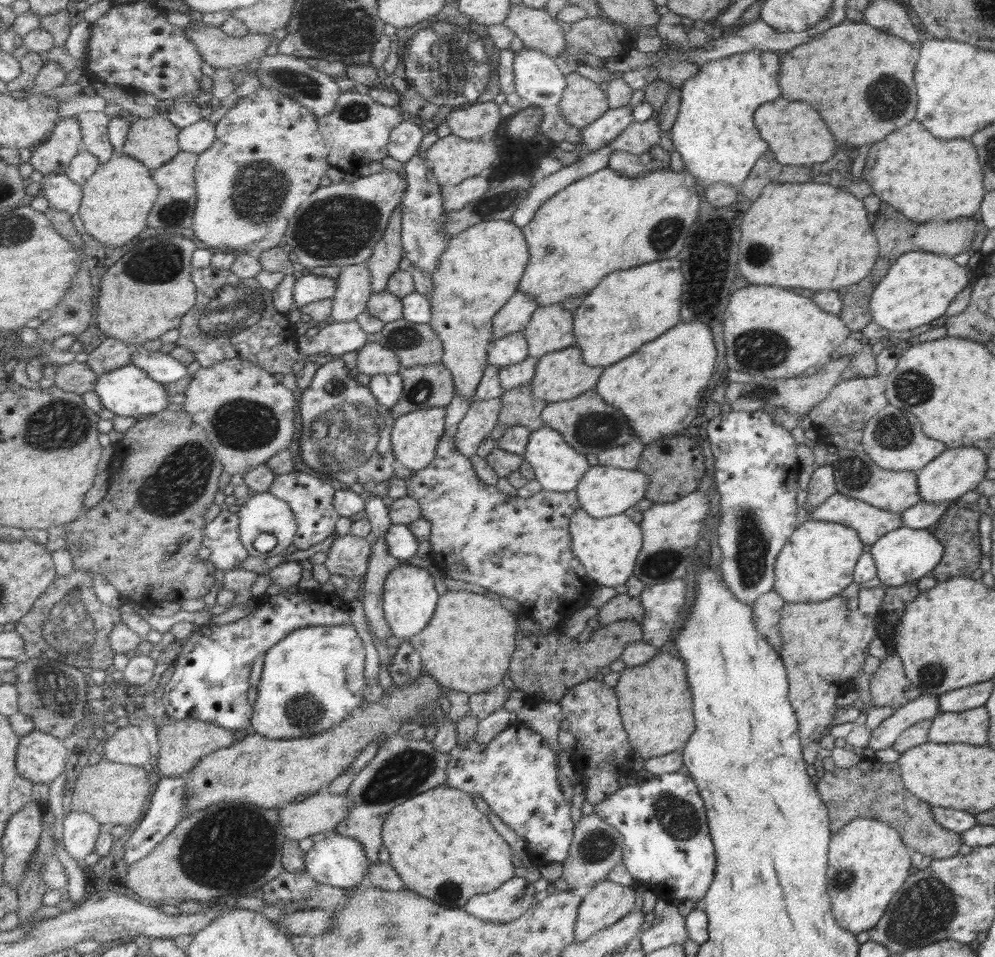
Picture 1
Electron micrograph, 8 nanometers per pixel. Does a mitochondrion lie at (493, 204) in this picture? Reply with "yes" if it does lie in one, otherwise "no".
yes

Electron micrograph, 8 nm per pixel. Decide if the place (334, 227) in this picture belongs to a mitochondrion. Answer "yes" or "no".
yes

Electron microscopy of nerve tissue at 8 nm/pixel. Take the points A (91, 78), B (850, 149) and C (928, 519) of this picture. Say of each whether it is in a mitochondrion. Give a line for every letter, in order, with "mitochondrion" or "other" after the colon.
A: other
B: other
C: other

